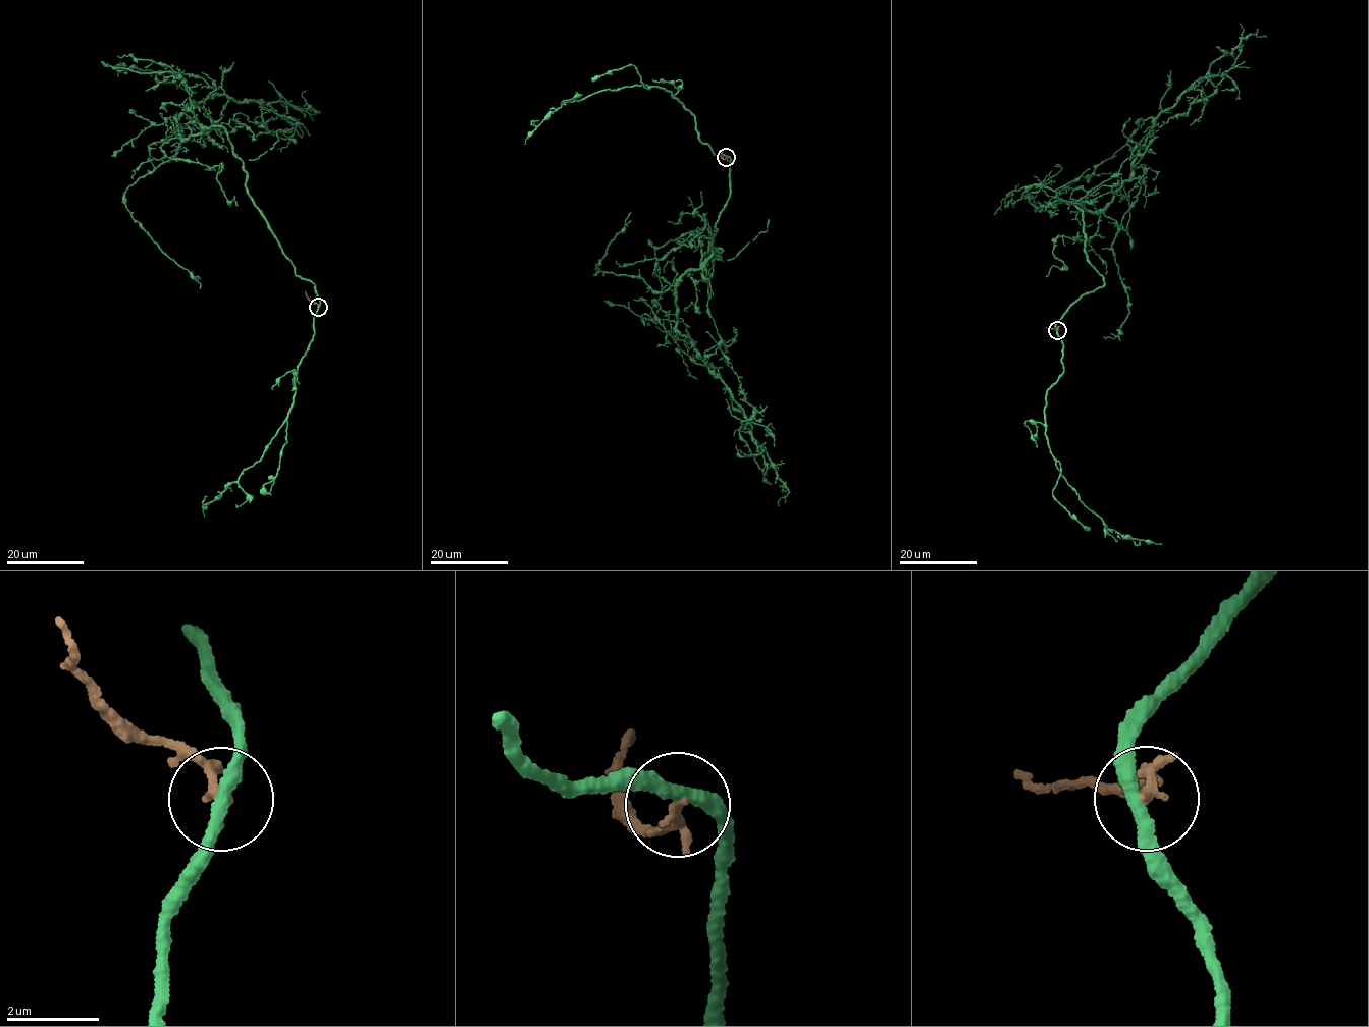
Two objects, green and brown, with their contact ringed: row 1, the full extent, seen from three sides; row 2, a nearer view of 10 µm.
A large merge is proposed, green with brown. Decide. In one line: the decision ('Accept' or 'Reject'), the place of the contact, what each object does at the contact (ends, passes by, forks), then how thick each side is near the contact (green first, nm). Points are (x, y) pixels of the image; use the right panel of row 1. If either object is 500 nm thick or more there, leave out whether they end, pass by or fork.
Reject. Place: (1057, 330). At the ring green passes by. At the ring brown passes by. Thickness 280 nm (green) against 140 nm

